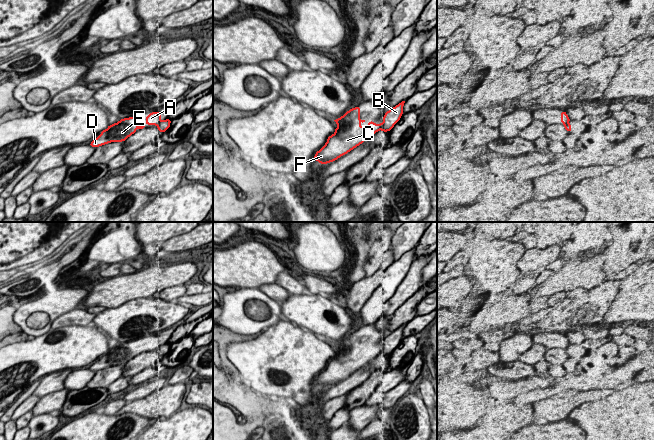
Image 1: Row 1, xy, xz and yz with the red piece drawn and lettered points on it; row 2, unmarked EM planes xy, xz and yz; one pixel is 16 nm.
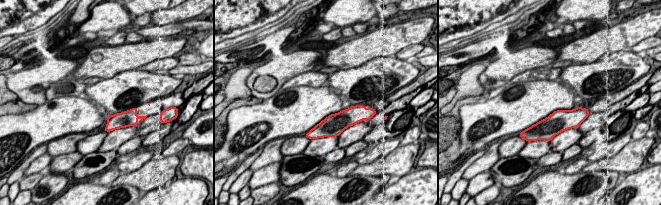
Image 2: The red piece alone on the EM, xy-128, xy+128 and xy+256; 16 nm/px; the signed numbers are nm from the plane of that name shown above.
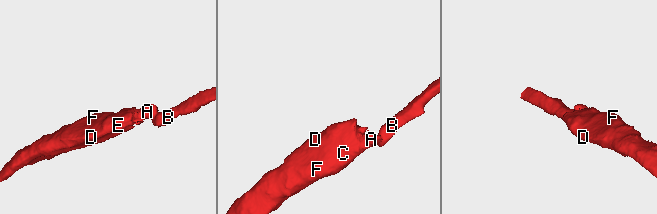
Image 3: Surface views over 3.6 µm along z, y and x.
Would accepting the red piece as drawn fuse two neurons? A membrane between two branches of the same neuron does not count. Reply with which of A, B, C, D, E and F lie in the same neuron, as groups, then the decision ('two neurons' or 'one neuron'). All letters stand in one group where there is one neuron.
groups A C D E F / B; two neurons

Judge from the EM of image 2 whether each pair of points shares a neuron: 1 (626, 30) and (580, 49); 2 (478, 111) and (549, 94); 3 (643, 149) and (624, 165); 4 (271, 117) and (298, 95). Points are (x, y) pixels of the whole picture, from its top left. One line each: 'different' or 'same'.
1: same
2: same
3: same
4: same

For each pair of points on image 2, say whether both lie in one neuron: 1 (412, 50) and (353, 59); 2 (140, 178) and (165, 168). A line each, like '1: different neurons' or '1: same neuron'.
1: different neurons
2: same neuron

